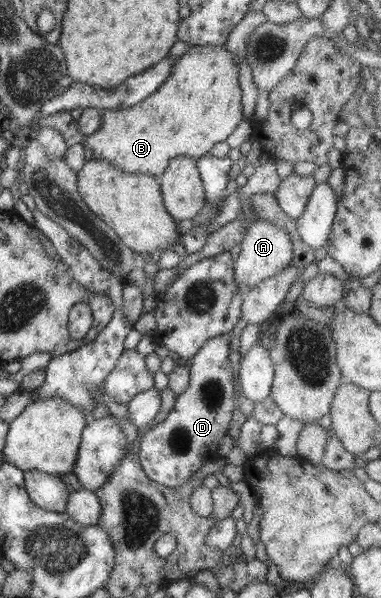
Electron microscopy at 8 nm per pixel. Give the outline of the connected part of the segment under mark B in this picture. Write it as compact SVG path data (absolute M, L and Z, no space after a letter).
M192 45L172 67L170 76L142 102L130 108L102 110L102 126L88 135L84 146L90 157L98 160L108 160L117 169L127 173L152 174L158 178L167 167L169 160L178 156L188 156L199 159L209 155L214 144L224 142L240 120L242 115L242 90L238 83L239 64L235 55L228 52L224 46Z

